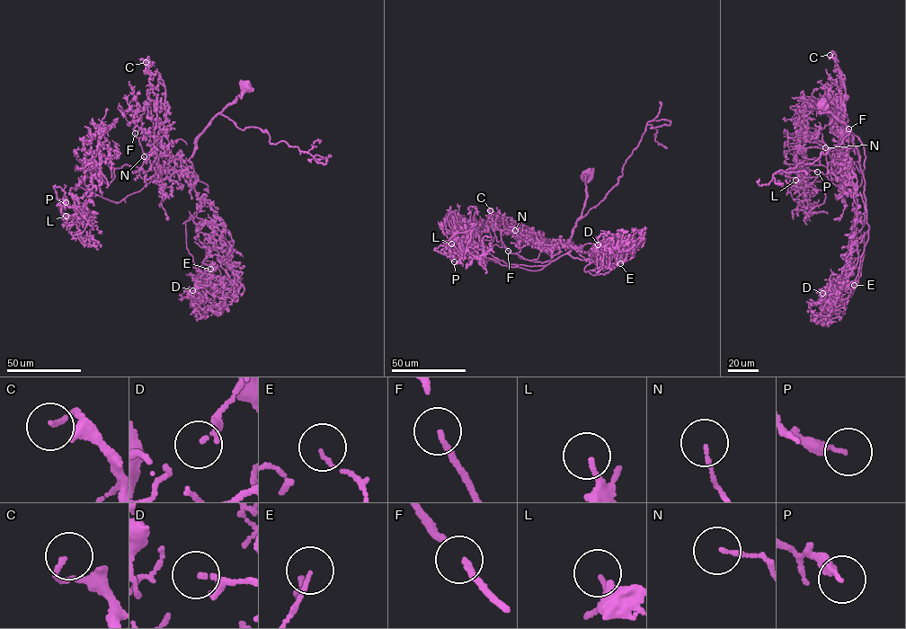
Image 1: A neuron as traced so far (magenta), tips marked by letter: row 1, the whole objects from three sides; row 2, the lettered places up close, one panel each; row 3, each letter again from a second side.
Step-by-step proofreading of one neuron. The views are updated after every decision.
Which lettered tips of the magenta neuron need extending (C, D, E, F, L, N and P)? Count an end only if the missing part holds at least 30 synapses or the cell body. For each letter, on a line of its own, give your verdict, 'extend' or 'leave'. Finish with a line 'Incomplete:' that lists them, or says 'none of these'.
C: leave
D: leave
E: leave
F: leave
L: leave
N: leave
P: leave
Incomplete: none of these

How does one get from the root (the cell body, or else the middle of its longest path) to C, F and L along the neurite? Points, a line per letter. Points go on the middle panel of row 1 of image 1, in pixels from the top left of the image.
C: (586, 174), (572, 246), (553, 261), (519, 257), (520, 234), (490, 210)
F: (586, 174), (585, 205), (573, 229), (572, 245), (568, 252), (553, 261), (542, 262), (521, 259), (508, 251)
L: (586, 174), (587, 196), (571, 237), (572, 246), (543, 269), (503, 265), (478, 255), (470, 261), (451, 243)

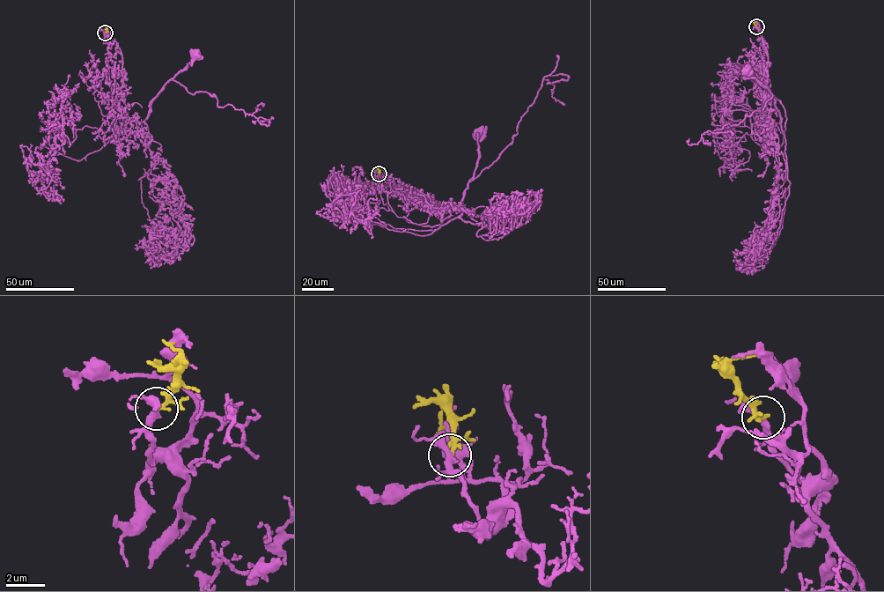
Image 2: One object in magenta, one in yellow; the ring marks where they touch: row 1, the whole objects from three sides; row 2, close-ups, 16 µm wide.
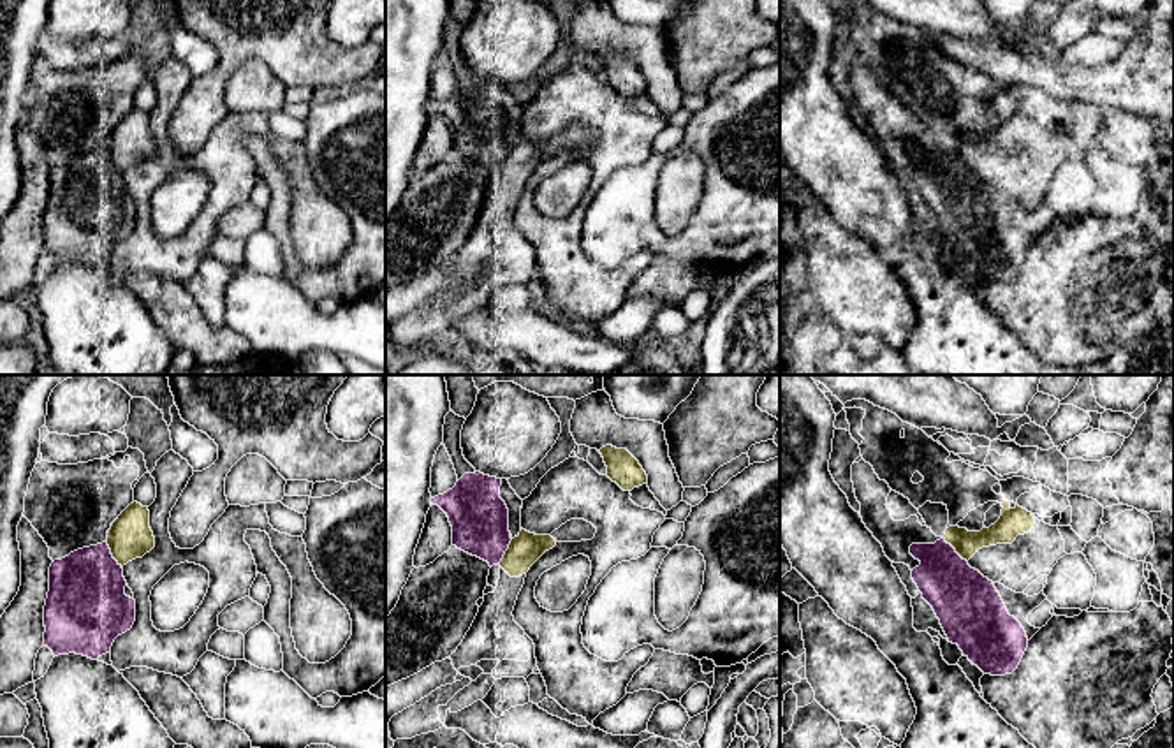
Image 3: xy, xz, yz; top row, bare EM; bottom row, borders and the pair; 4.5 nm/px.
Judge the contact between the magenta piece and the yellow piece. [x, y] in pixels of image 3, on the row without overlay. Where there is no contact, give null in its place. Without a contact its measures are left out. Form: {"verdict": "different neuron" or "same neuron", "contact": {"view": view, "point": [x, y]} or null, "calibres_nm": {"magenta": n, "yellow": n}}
{"verdict": "different neuron", "contact": {"view": "yz", "point": [954, 155]}, "calibres_nm": {"magenta": 280, "yellow": 120}}

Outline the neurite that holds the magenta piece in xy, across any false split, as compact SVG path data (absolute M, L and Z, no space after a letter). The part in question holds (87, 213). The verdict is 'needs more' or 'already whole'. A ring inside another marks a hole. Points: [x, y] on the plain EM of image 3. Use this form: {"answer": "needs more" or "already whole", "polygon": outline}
{"answer": "already whole", "polygon": "M107 148L55 165L49 172L44 211L44 252L55 262L76 259L97 266L109 259L114 245L130 236L136 227L136 206L125 201L125 192L123 174L113 164Z"}

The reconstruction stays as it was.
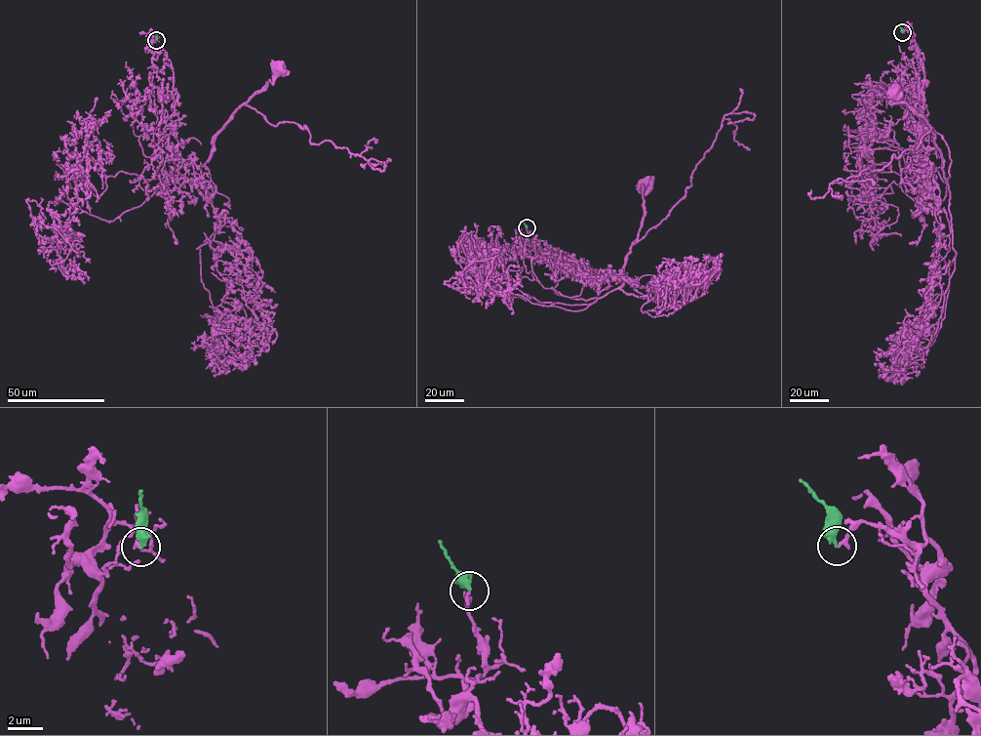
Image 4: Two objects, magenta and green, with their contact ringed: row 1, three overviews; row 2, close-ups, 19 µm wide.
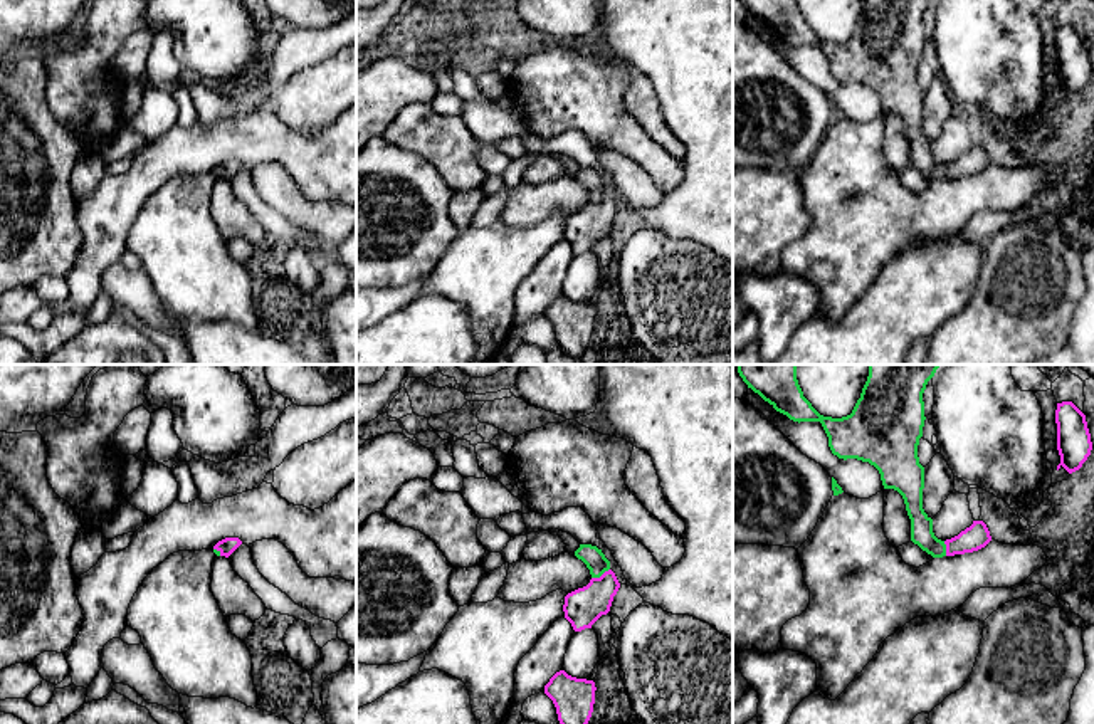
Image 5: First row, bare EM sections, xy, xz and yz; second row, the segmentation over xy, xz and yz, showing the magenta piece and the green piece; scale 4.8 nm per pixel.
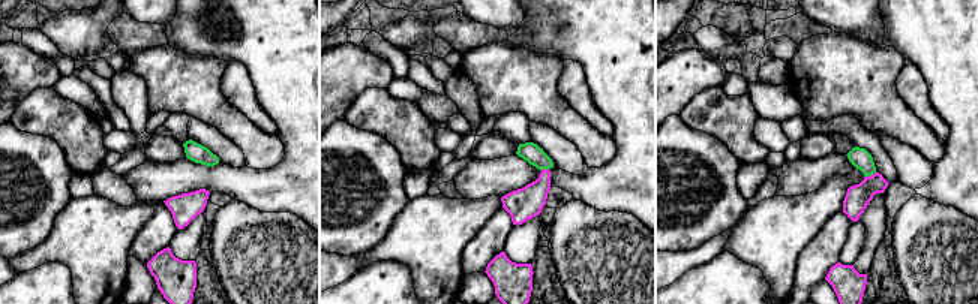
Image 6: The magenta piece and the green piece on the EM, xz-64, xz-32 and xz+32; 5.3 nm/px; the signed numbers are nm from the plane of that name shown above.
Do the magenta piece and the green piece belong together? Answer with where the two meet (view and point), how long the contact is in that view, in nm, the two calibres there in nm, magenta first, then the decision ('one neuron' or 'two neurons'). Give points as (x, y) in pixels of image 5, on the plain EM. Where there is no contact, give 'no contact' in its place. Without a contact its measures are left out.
meets magenta in xz at (602, 199); contact 100 nm long; 180 nm thick on the magenta side, 100 nm on the other; one neuron

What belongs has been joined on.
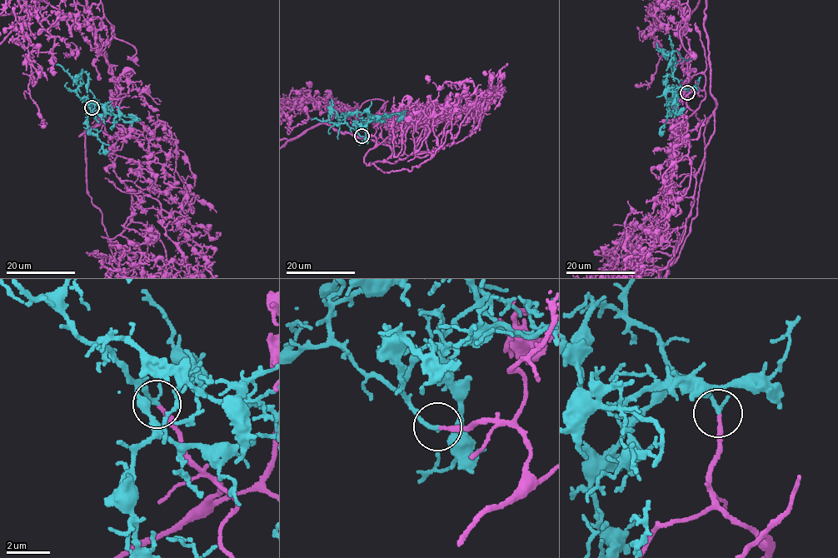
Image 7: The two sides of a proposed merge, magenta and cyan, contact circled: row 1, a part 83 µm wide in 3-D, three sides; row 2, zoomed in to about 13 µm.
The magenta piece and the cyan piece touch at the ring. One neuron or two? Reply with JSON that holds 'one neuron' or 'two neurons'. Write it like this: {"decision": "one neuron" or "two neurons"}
{"decision": "one neuron"}

